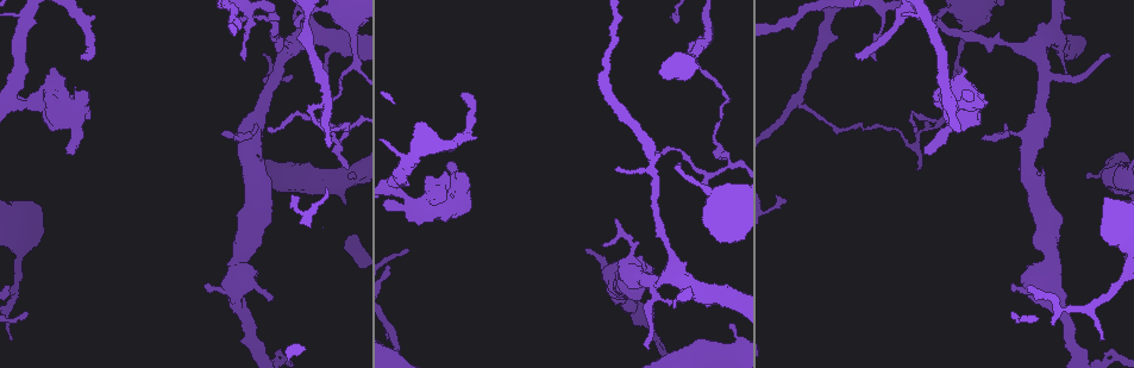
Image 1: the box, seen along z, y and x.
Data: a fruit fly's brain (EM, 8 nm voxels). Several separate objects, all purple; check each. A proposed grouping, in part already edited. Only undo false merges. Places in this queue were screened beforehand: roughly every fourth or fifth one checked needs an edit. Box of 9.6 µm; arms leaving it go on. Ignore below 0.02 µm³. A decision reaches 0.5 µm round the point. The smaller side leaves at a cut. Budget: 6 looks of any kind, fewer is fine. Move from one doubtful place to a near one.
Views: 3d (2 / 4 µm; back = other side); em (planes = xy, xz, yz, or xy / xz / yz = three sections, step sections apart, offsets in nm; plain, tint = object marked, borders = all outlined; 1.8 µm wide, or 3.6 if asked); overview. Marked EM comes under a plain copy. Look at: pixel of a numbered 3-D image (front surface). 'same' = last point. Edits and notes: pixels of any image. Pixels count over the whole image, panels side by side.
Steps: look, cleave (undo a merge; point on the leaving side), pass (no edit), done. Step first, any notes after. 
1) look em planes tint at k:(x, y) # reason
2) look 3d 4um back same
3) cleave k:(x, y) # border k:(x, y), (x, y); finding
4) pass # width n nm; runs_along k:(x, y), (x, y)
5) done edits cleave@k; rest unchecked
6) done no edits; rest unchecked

look em planes tint at 1:(708, 37) # three arms meet

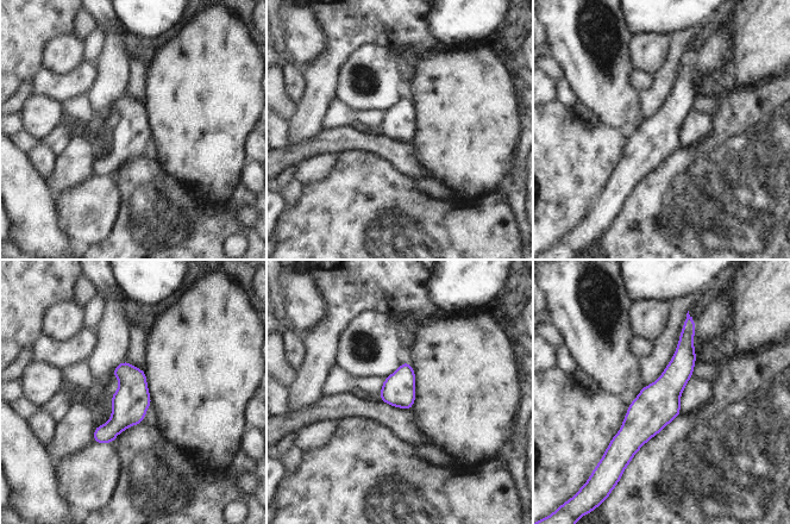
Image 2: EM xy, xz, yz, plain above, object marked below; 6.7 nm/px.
pass # runs_along 2:(688, 325), (682, 366), (629, 454); all the same cell

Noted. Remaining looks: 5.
look 3d 4um at 1:(930, 127) # abrupt turn

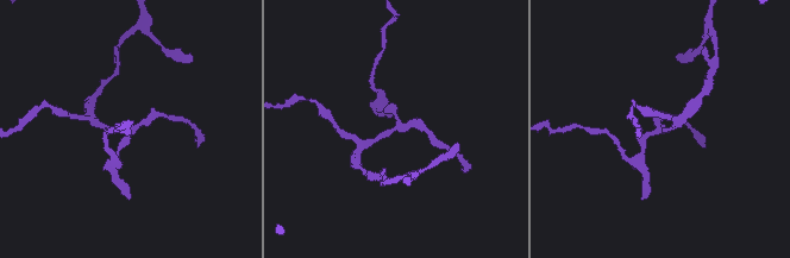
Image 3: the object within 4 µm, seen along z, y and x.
look em planes tint at 3:(394, 129) # need the tissue

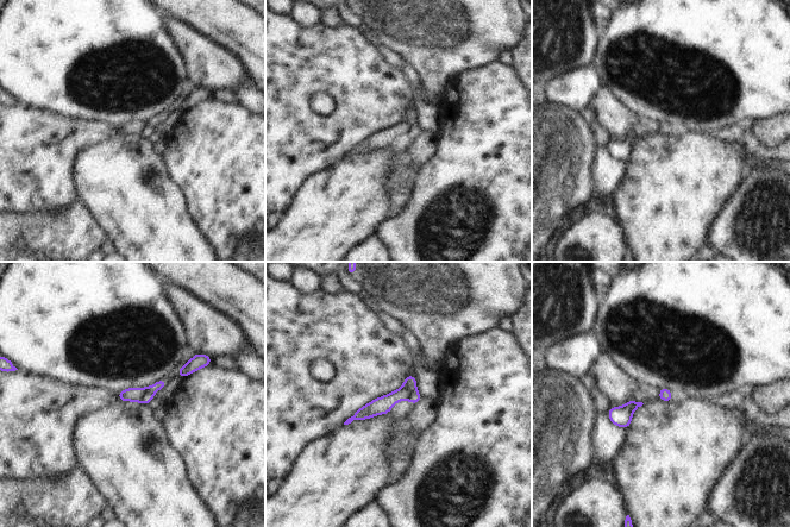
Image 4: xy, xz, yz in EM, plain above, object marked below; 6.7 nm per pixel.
cleave 4:(409, 382) # border 4:(402, 386), (408, 389), (408, 397); a second cell is stuck on

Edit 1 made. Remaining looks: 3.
look overview

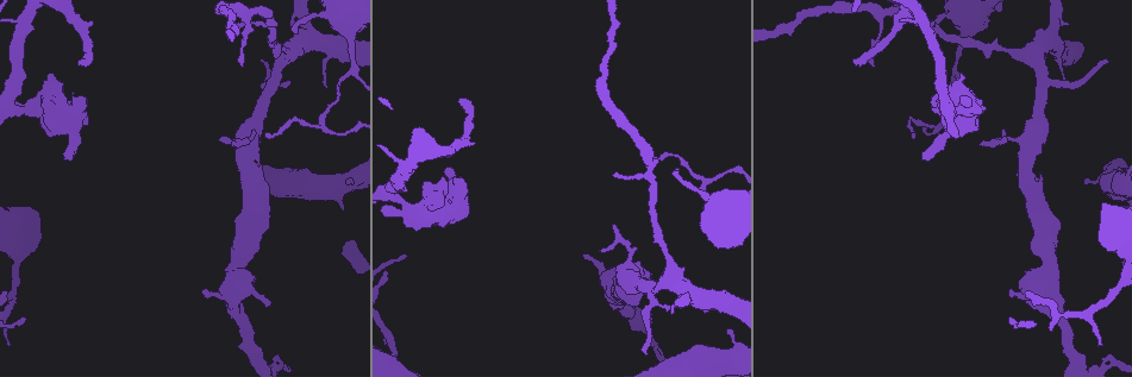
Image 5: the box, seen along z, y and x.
look em planes tint at 5:(1041, 85) # sharp bend

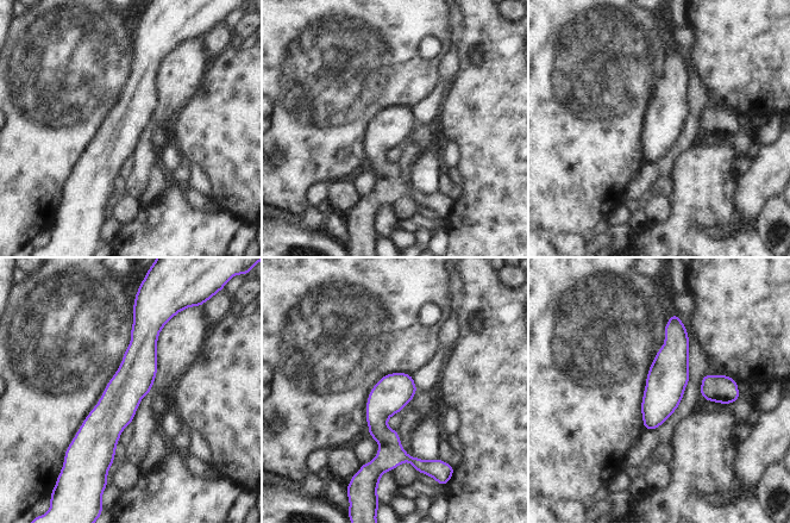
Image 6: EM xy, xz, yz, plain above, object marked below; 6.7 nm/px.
pass # width 240 nm; runs_along 6:(142, 321), (107, 459); all the same cell

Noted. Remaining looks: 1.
done edits cleave@4; rest unchecked

